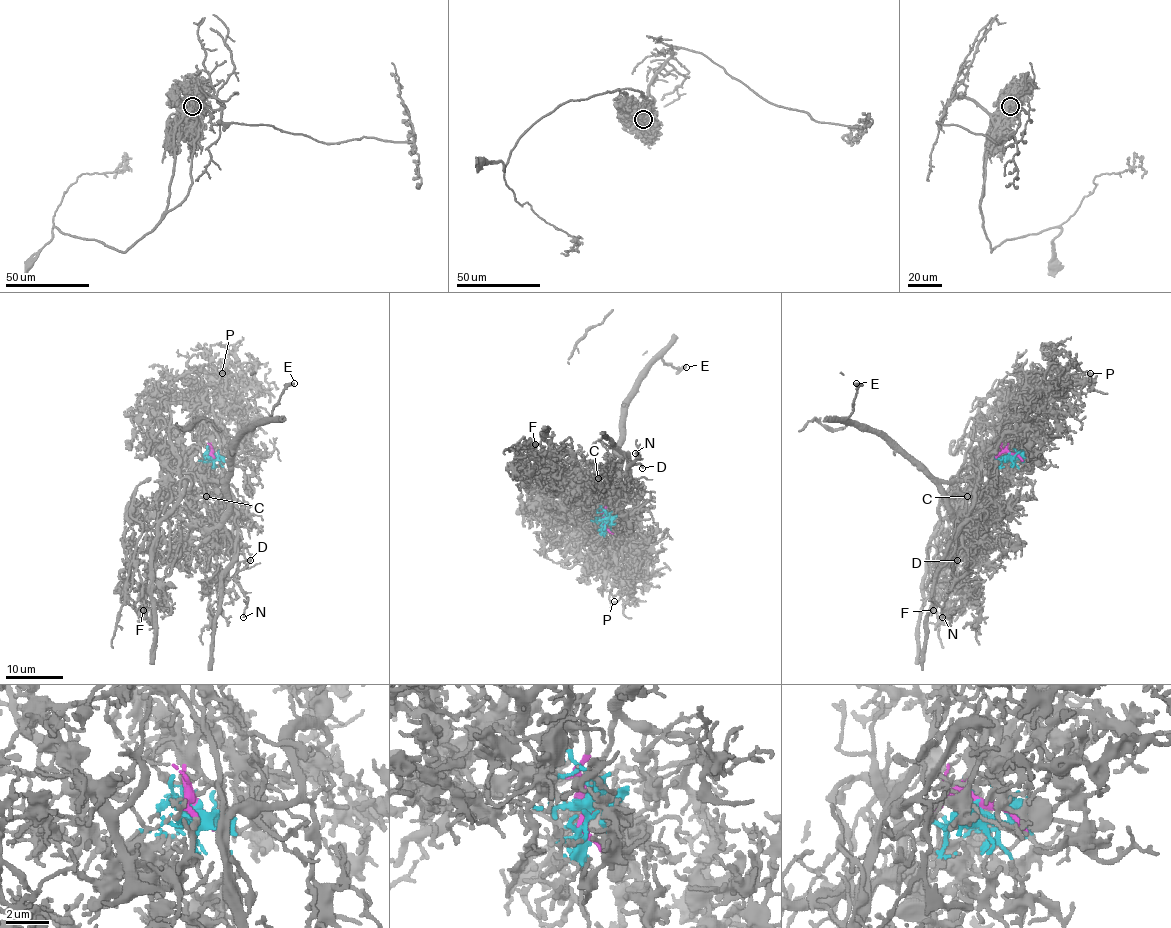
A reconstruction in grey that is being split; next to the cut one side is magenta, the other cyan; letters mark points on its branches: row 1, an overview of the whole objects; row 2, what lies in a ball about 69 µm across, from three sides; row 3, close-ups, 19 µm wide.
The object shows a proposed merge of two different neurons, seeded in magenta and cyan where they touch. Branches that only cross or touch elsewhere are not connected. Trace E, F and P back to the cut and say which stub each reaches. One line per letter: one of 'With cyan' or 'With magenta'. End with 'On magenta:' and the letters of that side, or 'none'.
E: With magenta
F: With cyan
P: With cyan
On magenta: E

